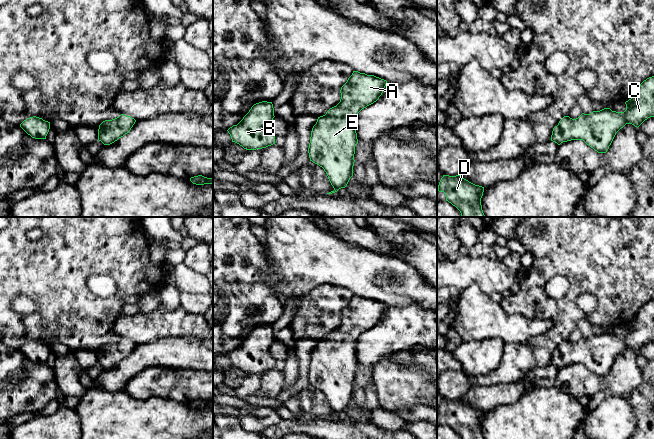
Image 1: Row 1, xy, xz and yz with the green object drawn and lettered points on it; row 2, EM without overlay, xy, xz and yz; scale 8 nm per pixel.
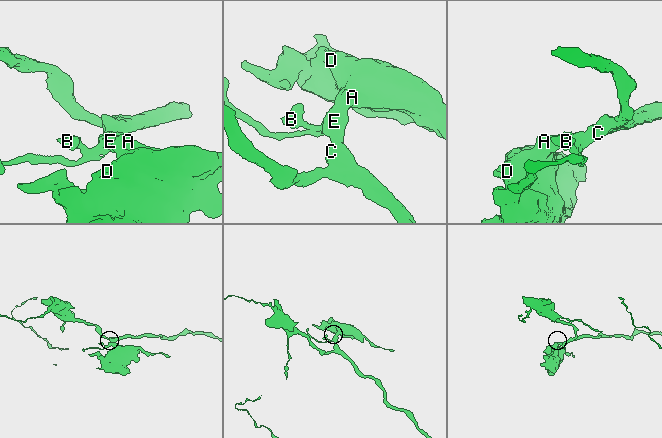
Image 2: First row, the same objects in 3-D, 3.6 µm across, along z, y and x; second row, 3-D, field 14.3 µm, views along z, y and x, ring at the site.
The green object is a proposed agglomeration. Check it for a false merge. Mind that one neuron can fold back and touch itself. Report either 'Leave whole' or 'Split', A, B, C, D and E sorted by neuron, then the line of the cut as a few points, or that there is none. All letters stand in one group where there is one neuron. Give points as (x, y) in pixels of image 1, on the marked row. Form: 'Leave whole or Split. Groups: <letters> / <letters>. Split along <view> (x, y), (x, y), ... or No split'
Leave whole. Groups: A B C D E. No split

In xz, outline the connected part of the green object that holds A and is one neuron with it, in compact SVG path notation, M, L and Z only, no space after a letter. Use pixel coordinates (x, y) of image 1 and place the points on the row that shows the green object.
M353 71L352 75L348 78L347 82L341 87L340 102L330 108L325 115L318 117L316 124L311 131L310 143L308 148L310 161L319 165L326 172L328 179L333 186L334 190L327 193L332 194L341 188L345 188L353 176L354 154L355 146L358 144L355 116L367 106L376 102L383 93L387 81L376 77L374 75L367 75L358 71Z

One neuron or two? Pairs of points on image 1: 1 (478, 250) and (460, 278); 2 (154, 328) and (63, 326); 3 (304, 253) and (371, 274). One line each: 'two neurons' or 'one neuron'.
1: two neurons
2: two neurons
3: one neuron

